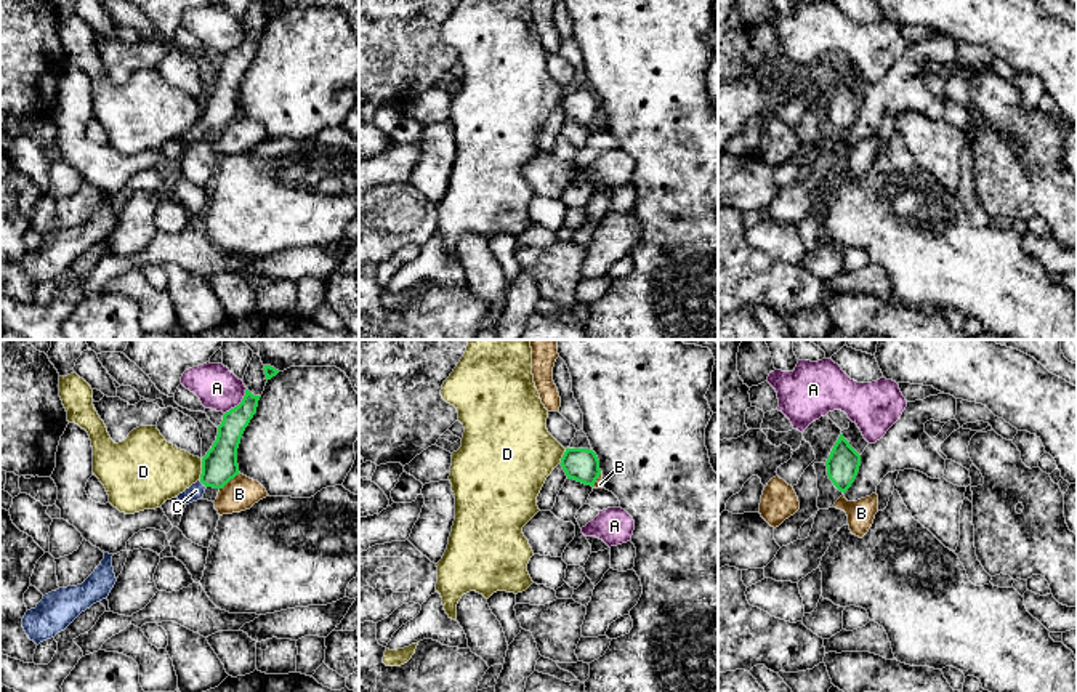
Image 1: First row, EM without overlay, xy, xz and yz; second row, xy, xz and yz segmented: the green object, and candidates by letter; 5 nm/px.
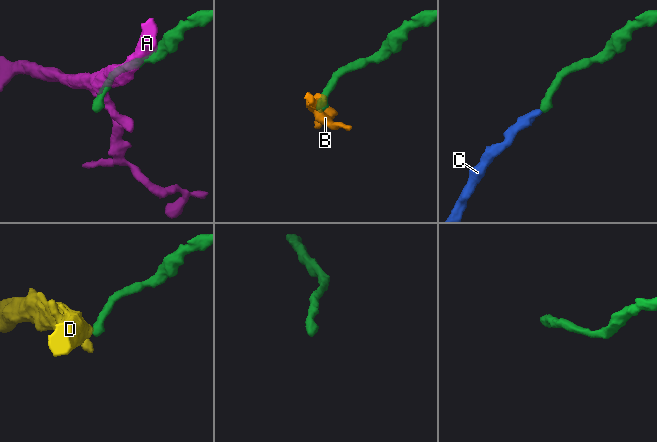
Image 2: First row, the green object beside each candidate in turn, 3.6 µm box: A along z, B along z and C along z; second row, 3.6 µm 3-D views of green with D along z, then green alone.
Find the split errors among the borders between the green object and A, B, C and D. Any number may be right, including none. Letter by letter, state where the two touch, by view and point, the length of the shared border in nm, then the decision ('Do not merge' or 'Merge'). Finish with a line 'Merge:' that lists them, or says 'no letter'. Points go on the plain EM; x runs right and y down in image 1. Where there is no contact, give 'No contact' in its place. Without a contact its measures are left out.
A: Touches green at xy (241, 44). Shared border 170 nm. Do not merge
B: Touches green at xy (229, 120). Shared border 130 nm. Do not merge
C: Touches green at xy (202, 124). Shared border 50 nm. Merge
D: Touches green at xy (202, 111). Shared border 110 nm. Do not merge
Merge: C

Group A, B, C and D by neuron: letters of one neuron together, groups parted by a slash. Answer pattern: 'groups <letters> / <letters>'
groups A / B / C / D

